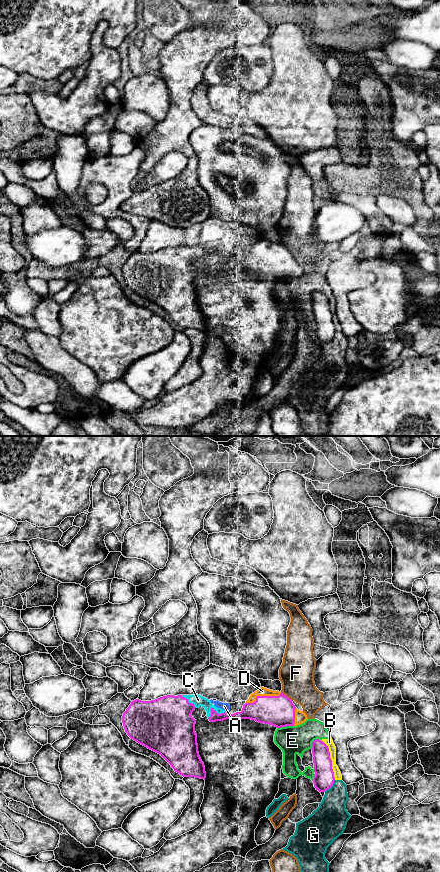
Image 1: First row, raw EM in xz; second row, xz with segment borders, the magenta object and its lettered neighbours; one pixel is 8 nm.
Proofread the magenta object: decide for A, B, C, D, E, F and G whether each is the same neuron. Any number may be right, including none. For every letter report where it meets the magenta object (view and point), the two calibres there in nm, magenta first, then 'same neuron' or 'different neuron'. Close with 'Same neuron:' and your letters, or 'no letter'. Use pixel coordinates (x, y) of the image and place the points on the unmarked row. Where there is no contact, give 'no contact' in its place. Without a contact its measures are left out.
A: contact xz (227, 264); calibres 160 and 60 nm; different neuron
B: contact xz (330, 311); calibres 160 and 60 nm; different neuron
C: contact xz (213, 261); calibres 70 and 90 nm; same neuron
D: contact xz (262, 248); calibres 260 and 70 nm; different neuron
E: contact xz (285, 278); calibres 260 and 240 nm; different neuron
F: contact xz (285, 247); calibres 260 and 280 nm; different neuron
G: contact xz (330, 339); calibres 160 and 280 nm; different neuron
Same neuron: C

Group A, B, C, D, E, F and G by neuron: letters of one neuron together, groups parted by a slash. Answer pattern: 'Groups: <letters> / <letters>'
Groups: A D / B E G / C / F

